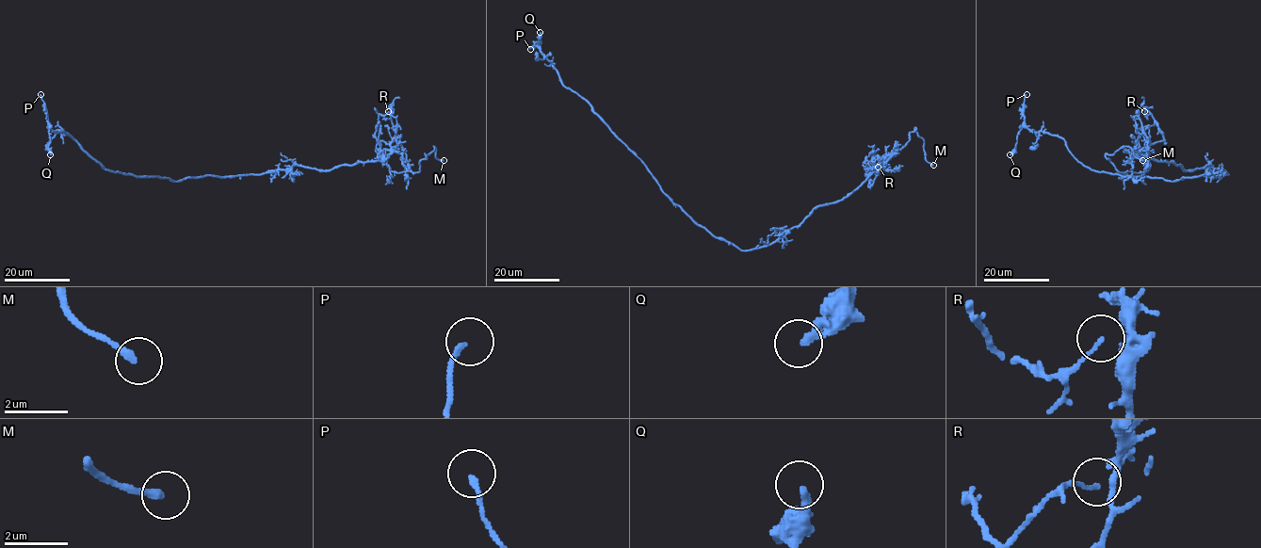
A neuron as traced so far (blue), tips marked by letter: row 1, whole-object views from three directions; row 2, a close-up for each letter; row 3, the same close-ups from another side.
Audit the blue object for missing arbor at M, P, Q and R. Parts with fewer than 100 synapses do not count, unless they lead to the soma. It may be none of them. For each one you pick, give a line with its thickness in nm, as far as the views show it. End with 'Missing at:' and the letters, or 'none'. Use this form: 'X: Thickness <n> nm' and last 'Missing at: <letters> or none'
M: Thickness 240 nm
Missing at: M

